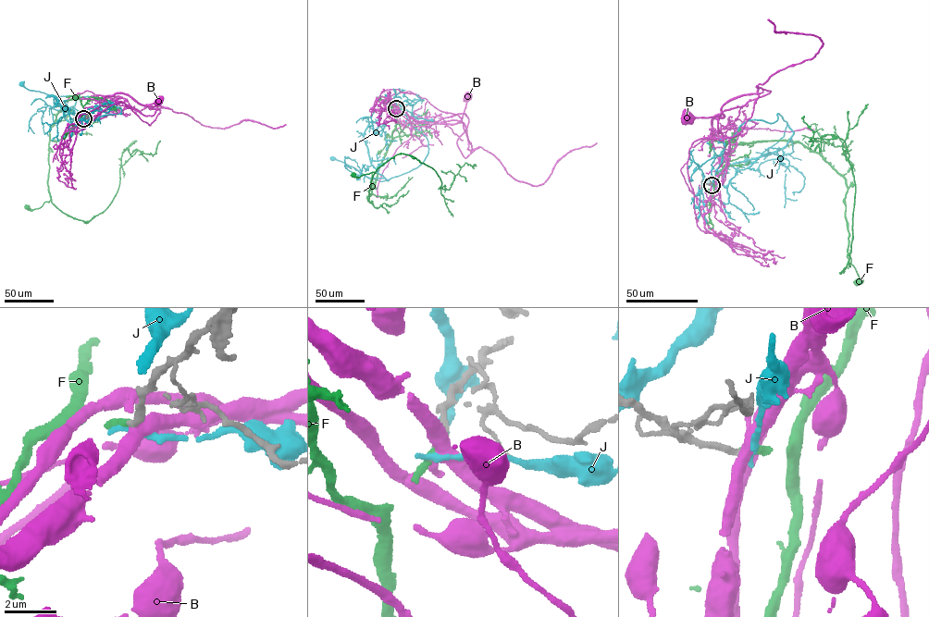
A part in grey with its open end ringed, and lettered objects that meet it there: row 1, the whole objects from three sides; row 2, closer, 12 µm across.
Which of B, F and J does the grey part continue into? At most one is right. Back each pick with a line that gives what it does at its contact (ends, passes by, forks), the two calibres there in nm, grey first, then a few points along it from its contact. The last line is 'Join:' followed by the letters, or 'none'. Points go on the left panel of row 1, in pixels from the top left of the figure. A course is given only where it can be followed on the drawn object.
F: It ends there. Thickness 280 nm (grey) against 240 nm. Its course: (83, 118), (84, 109), (80, 98), (65, 102), (50, 129), (48, 186), (50, 200), (39, 208), (26, 207)
Join: F

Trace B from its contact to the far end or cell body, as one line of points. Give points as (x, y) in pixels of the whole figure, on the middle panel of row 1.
B: (396, 108), (409, 117), (410, 135), (416, 123), (460, 120), (468, 96)

